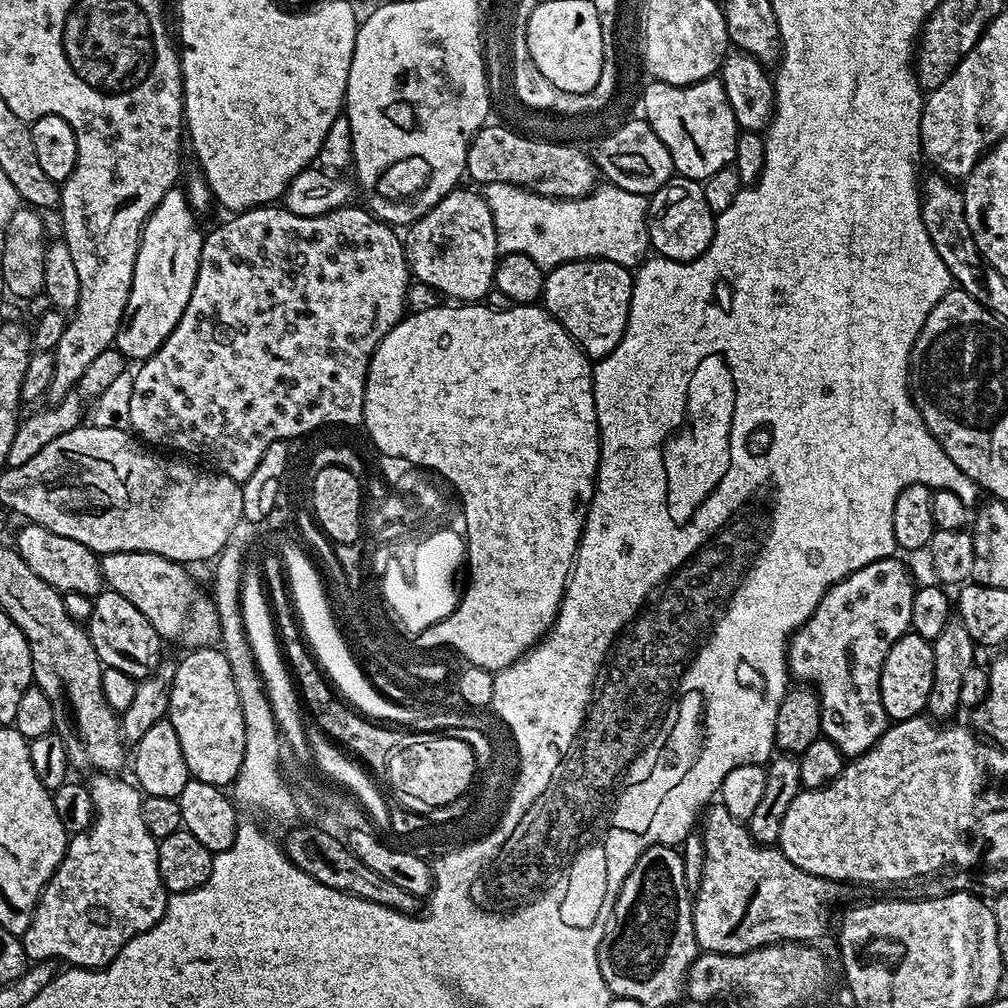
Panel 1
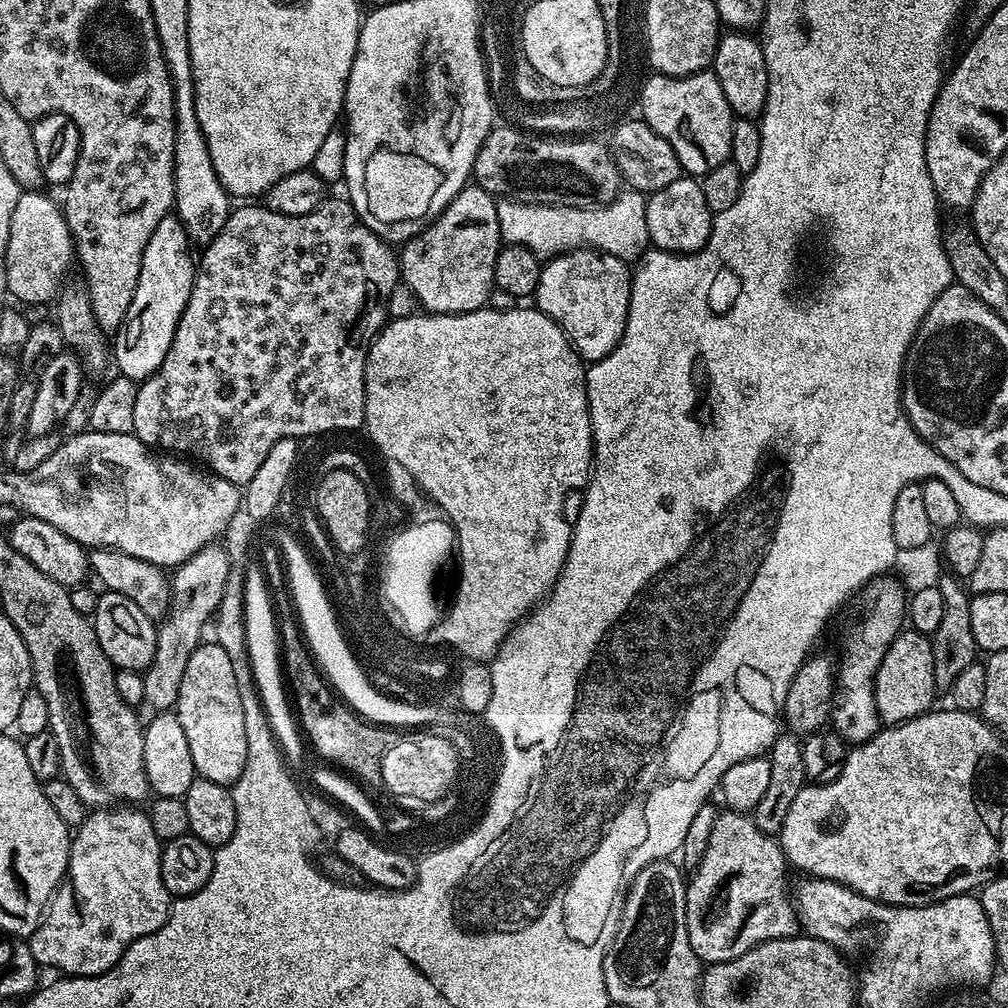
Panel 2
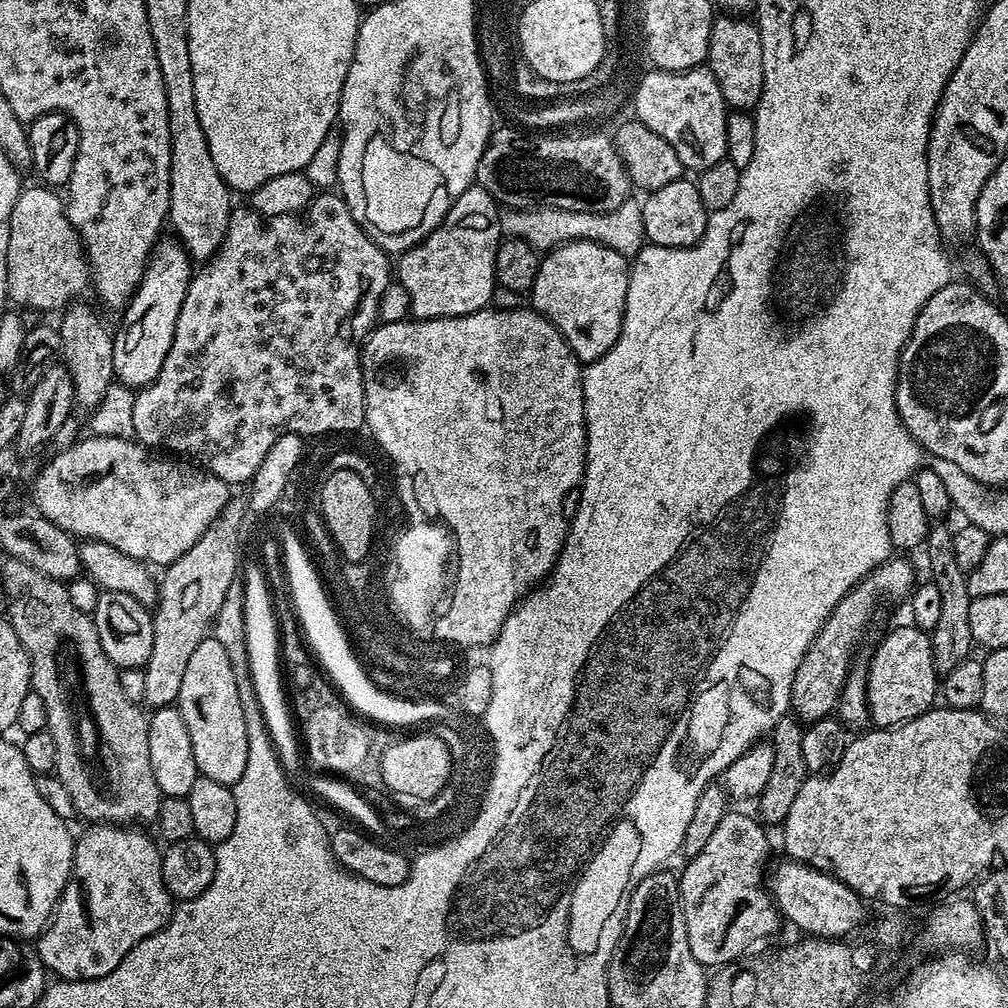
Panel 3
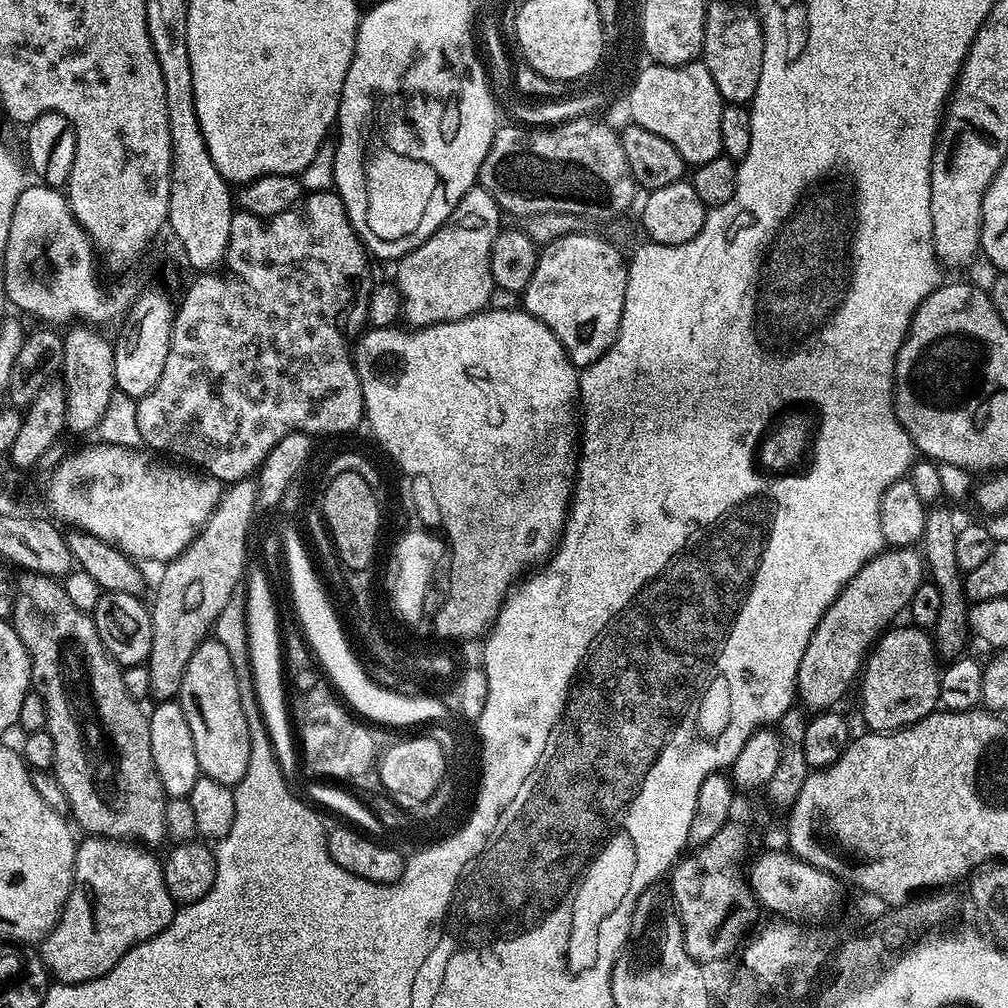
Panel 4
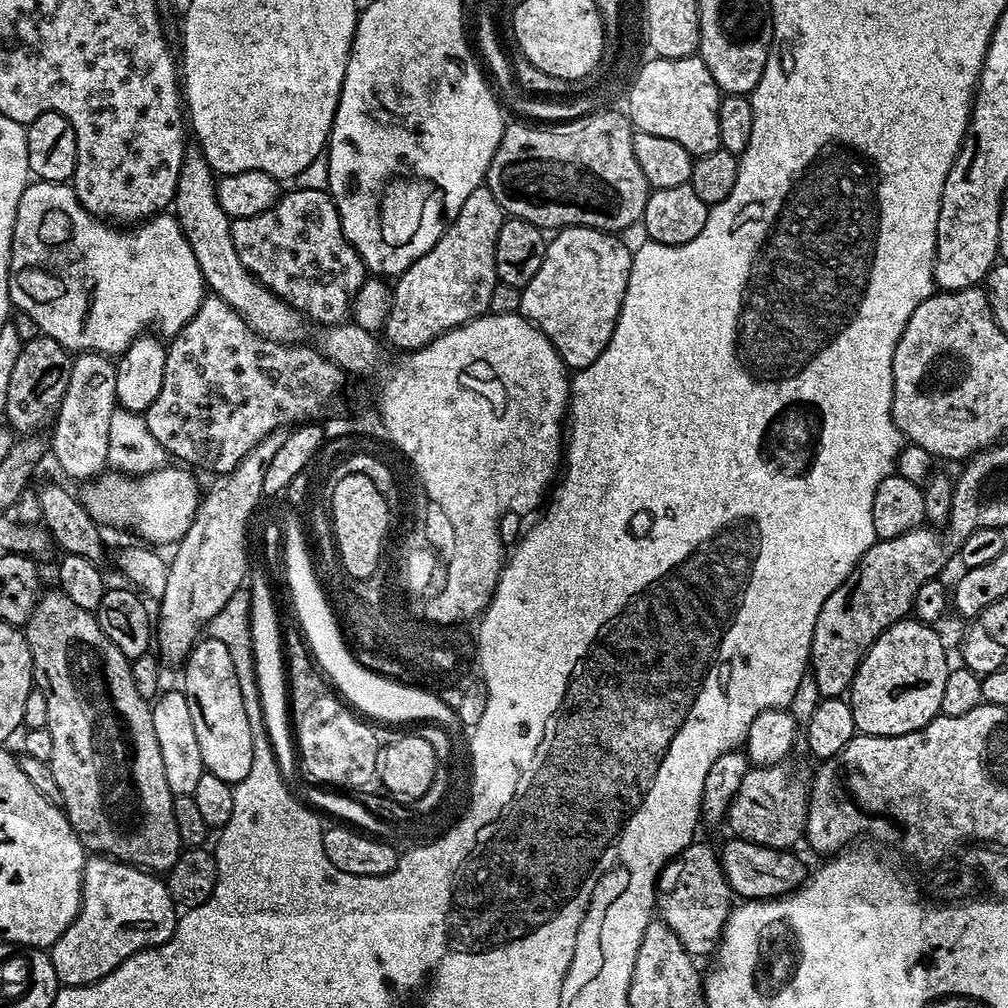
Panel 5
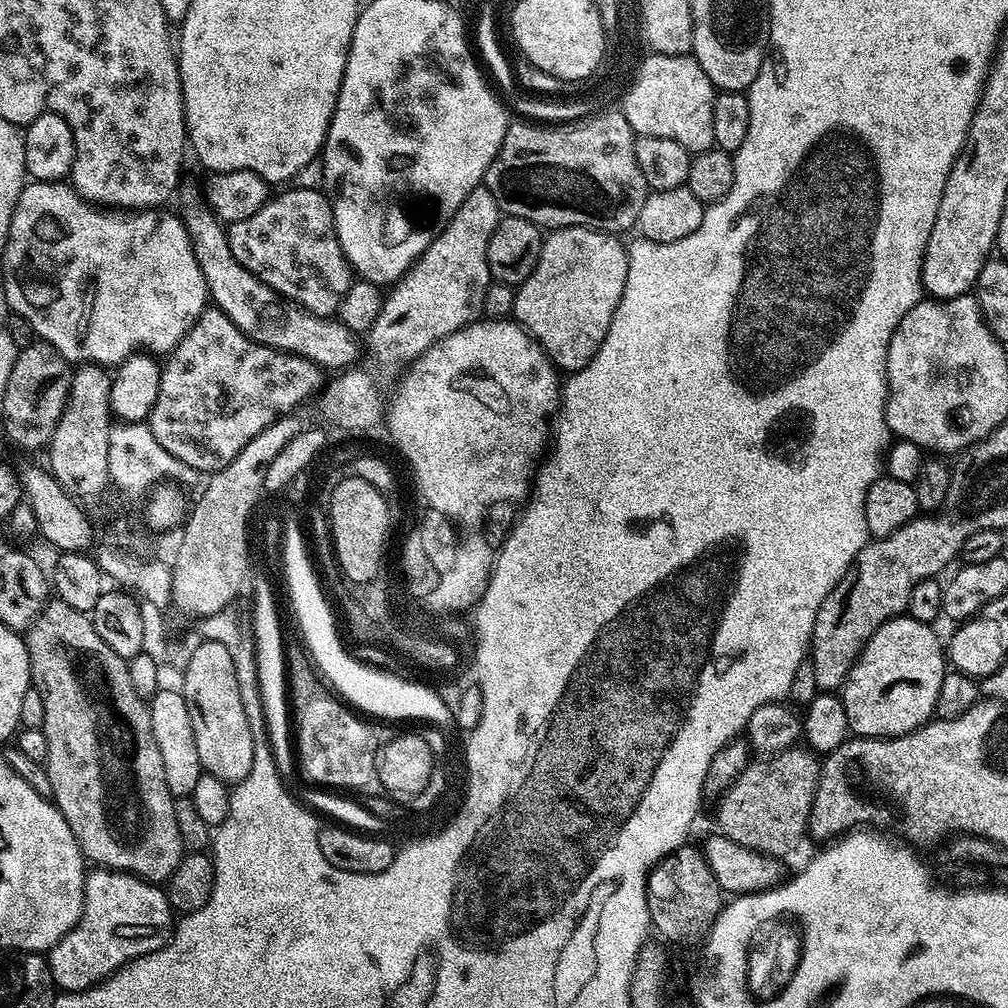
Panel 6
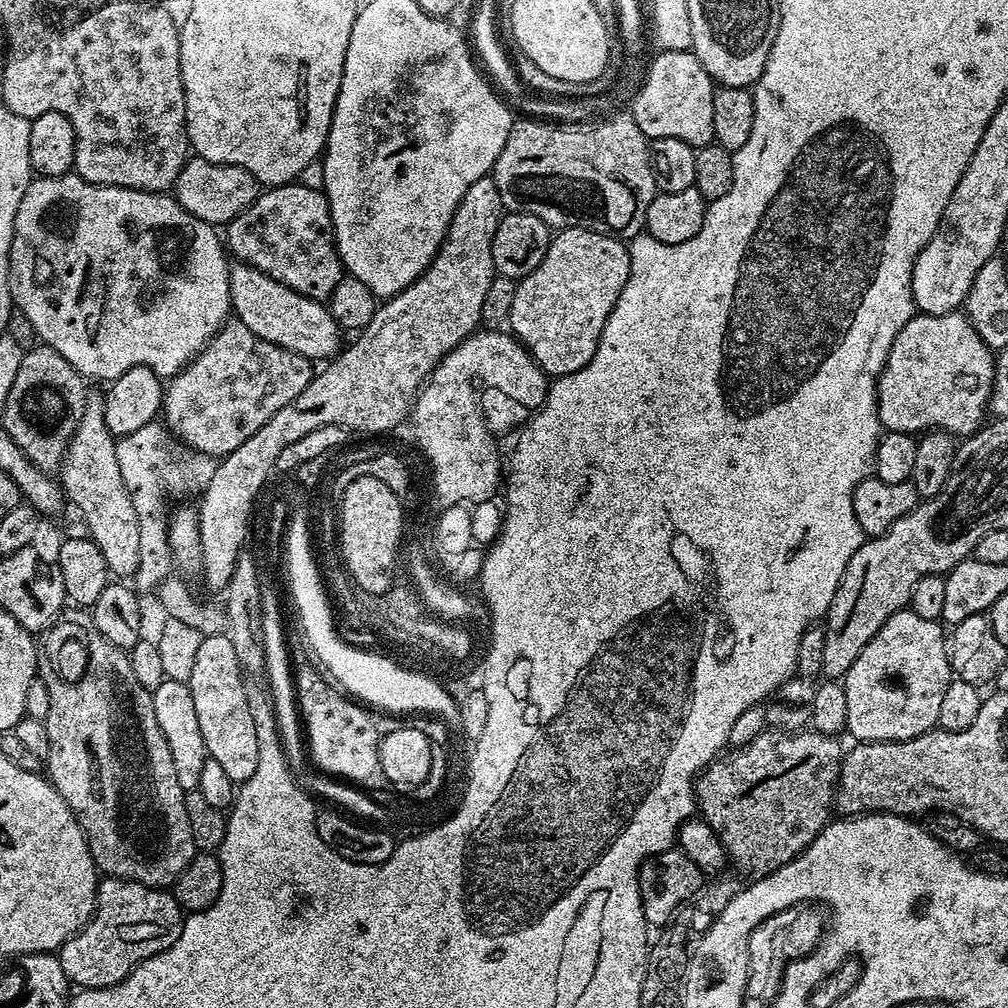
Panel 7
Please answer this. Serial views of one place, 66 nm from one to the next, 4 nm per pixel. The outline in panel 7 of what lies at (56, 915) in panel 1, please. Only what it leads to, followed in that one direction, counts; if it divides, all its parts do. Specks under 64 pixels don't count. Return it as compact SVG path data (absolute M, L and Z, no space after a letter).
M111 878L101 879L96 886L96 909L92 911L92 919L89 920L72 939L67 940L63 946L59 948L58 955L60 957L60 965L66 974L66 978L75 985L77 989L113 988L115 984L121 984L137 964L141 964L144 960L149 960L151 956L157 956L165 952L166 949L172 948L174 942L178 942L181 923L182 910L176 904L175 895L169 894L167 891L158 888L143 888L141 884L131 884L129 880L113 880Z

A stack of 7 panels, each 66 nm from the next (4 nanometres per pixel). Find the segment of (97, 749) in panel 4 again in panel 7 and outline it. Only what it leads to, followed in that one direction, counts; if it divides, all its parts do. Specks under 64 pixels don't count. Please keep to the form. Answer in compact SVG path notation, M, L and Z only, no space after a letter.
M63 620L51 624L49 628L39 633L36 645L38 678L46 686L46 694L50 698L50 714L43 720L46 734L50 738L50 754L46 761L47 779L66 802L66 806L72 812L72 817L78 822L88 843L92 860L105 877L113 880L129 880L131 884L141 884L143 888L171 889L176 879L182 874L182 870L186 870L193 856L197 855L197 851L194 838L190 834L190 820L186 818L186 802L184 801L186 790L178 782L178 776L174 774L174 760L170 758L170 748L166 746L166 738L154 718L151 695L145 692L134 678L134 670L130 666L128 652L125 649L115 648L95 630L89 630L87 627L84 629L80 624L71 624L70 621Z

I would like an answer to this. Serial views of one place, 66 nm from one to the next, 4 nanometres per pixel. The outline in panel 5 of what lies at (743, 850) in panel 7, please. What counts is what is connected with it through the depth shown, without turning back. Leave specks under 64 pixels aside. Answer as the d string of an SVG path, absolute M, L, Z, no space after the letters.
M781 762L768 767L753 767L746 778L742 778L742 786L738 786L726 817L733 837L781 850L801 843L809 810L810 784L787 766L787 763Z

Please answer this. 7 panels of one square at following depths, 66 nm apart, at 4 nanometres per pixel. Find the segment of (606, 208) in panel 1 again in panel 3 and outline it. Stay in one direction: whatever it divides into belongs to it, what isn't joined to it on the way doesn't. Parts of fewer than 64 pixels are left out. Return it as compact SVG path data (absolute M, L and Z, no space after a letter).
M629 198L609 212L563 212L557 208L510 208L501 211L500 230L505 237L525 242L537 250L551 250L571 240L592 240L595 244L604 244L618 254L634 258L645 247L644 223L642 222L642 204L639 199Z

